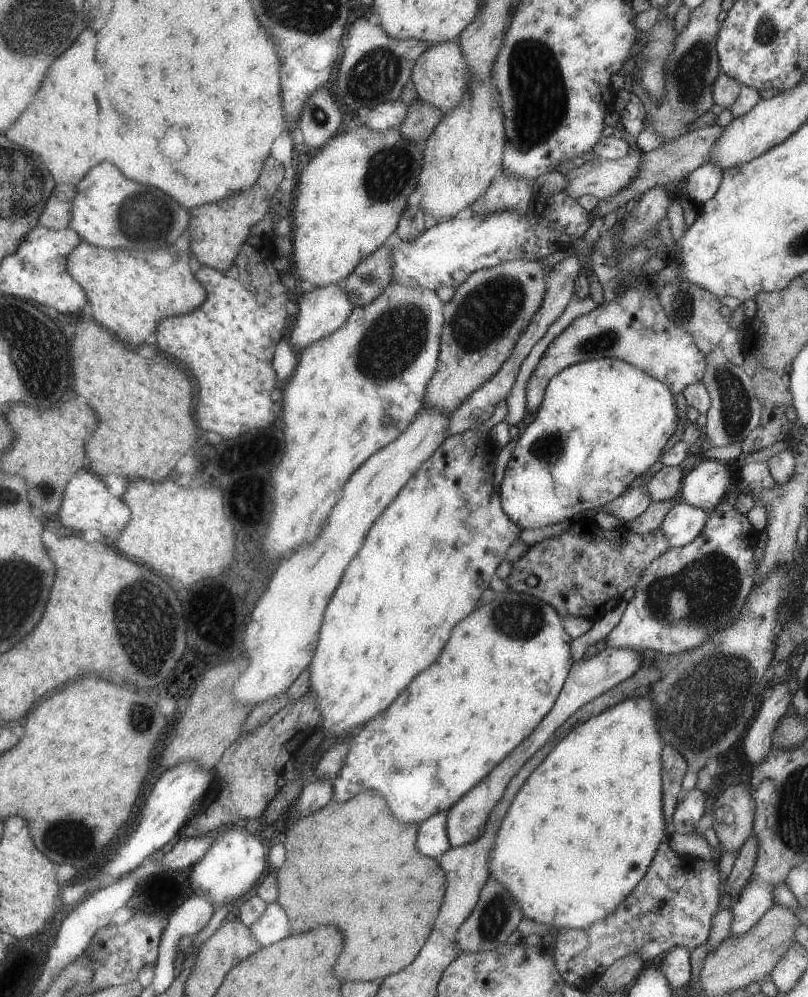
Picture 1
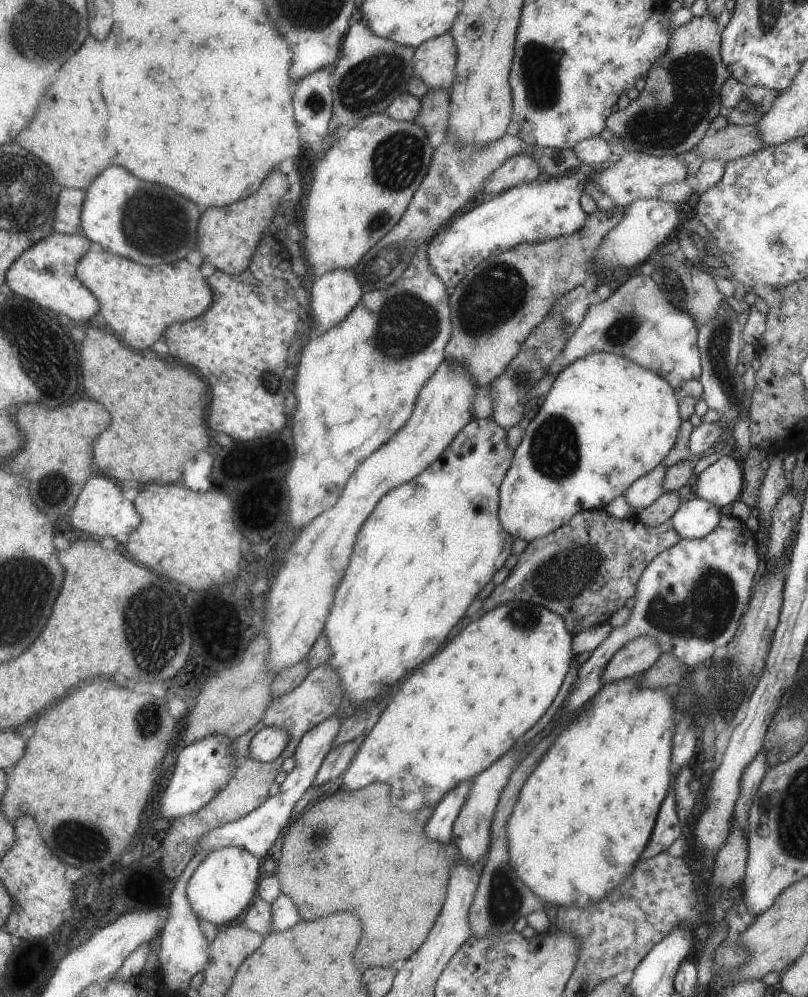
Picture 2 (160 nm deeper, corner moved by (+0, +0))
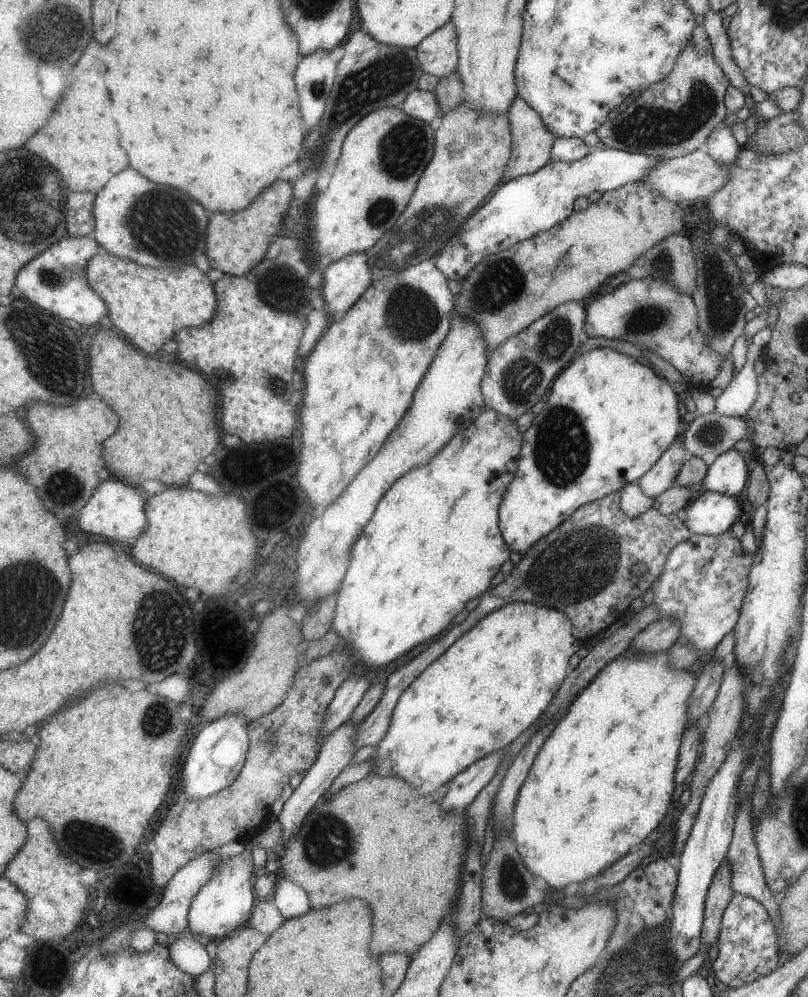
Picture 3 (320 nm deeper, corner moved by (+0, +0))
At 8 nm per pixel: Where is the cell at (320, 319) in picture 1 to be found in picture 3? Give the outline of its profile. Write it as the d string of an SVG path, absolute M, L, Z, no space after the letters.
M351 253L334 261L323 274L322 294L328 314L347 313L375 281L368 253Z

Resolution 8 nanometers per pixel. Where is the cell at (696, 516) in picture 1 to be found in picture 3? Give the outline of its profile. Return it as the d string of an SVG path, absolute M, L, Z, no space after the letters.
M709 490L690 503L685 511L685 524L694 534L700 535L717 536L744 518L741 506L734 496Z

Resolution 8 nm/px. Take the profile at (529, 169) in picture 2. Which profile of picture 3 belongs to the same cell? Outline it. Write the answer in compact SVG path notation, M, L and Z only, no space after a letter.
M521 95L516 96L508 115L512 124L514 149L508 170L504 174L504 182L541 170L552 160L552 148L556 142L556 136L545 124L544 118Z

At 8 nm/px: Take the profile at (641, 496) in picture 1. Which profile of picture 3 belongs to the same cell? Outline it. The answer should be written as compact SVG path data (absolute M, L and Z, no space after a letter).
M679 437L675 439L653 468L639 479L640 485L649 496L657 498L676 484L684 462L690 457L684 440L685 438Z

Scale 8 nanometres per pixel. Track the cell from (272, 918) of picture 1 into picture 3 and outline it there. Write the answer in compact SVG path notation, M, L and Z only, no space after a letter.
M285 876L278 877L278 885L273 900L287 918L305 914L311 908L311 898L307 890Z

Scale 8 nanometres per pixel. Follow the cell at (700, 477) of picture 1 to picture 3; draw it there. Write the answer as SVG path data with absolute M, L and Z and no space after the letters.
M727 449L710 460L710 467L703 482L705 490L738 496L745 488L748 472L740 452Z

